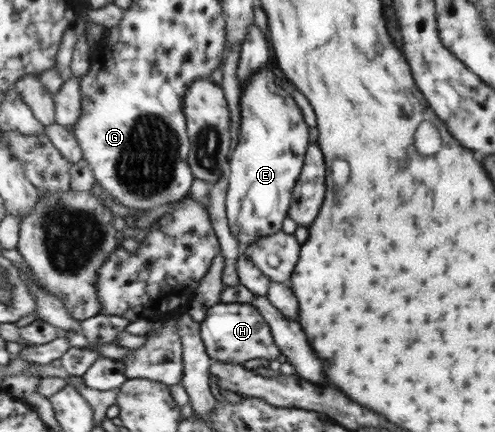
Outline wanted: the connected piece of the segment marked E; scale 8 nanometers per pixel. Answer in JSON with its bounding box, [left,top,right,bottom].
[227,69,310,247]

